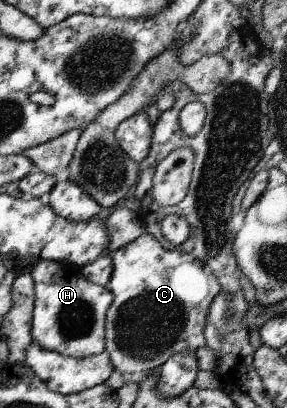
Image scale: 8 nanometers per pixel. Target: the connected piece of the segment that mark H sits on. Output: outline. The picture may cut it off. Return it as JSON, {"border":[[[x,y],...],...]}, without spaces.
{"border":[[[41,261],[29,274],[33,277],[35,293],[30,330],[32,341],[43,349],[75,358],[104,353],[107,311],[114,299],[108,287],[85,279],[81,268],[67,262]]]}

